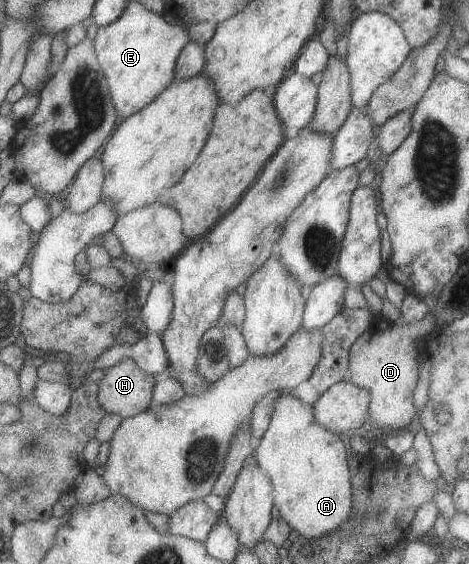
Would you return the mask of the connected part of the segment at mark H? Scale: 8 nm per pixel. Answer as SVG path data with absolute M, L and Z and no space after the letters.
M125 358L103 372L105 374L99 380L98 401L107 413L126 419L151 406L155 378L145 374L131 358Z

